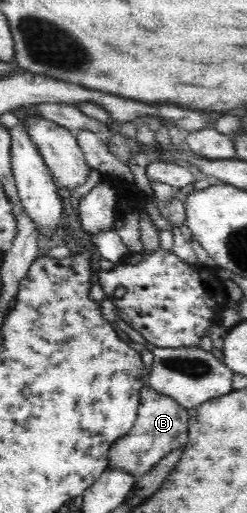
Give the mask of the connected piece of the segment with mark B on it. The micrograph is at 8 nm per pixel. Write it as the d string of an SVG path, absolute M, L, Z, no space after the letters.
M150 386L141 388L138 417L131 430L109 449L106 456L108 468L124 468L137 479L144 476L167 454L187 444L189 423L187 409L175 399L155 392Z

